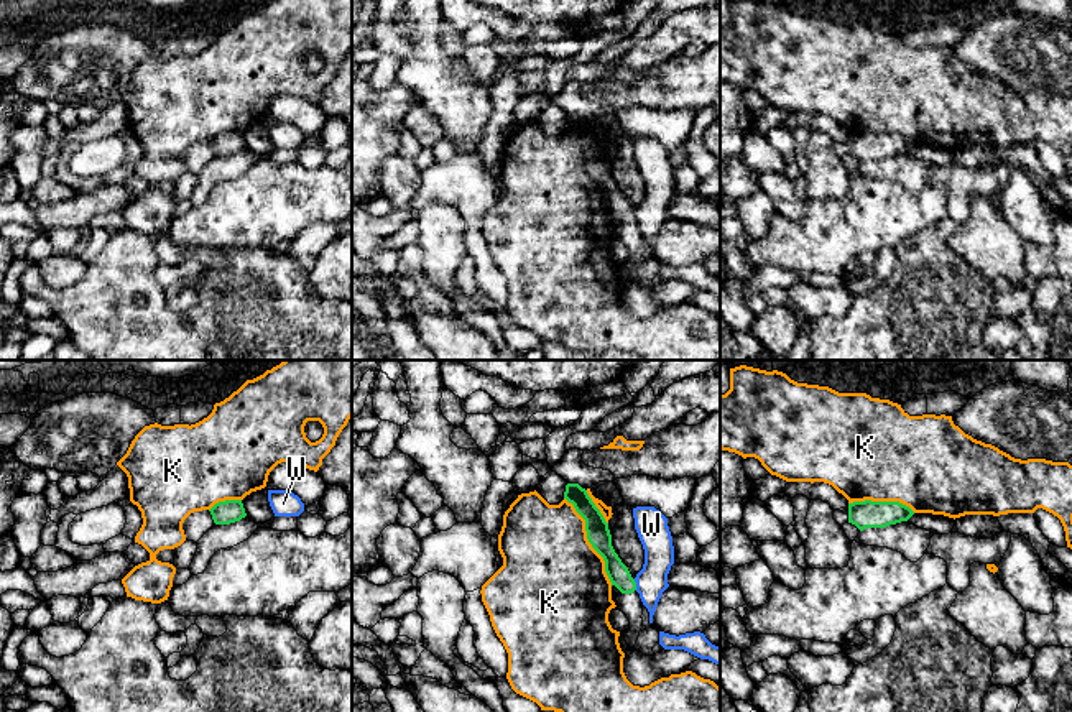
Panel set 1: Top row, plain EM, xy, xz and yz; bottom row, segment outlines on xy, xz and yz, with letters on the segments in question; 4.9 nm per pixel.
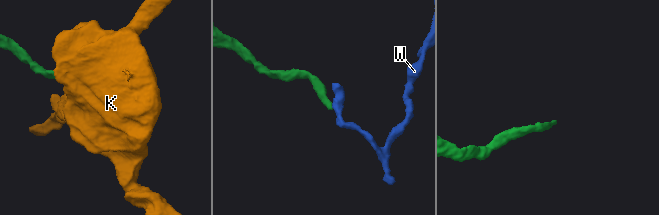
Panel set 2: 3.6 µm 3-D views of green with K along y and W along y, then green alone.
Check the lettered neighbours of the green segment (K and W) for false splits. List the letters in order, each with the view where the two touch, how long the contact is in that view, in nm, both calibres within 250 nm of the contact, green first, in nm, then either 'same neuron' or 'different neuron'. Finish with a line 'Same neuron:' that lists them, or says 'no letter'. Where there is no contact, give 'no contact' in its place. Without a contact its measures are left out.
K: xz | 500 nm | 110/500 nm | different neuron
W: xz | 60 nm | 110/160 nm | different neuron
Same neuron: no letter

